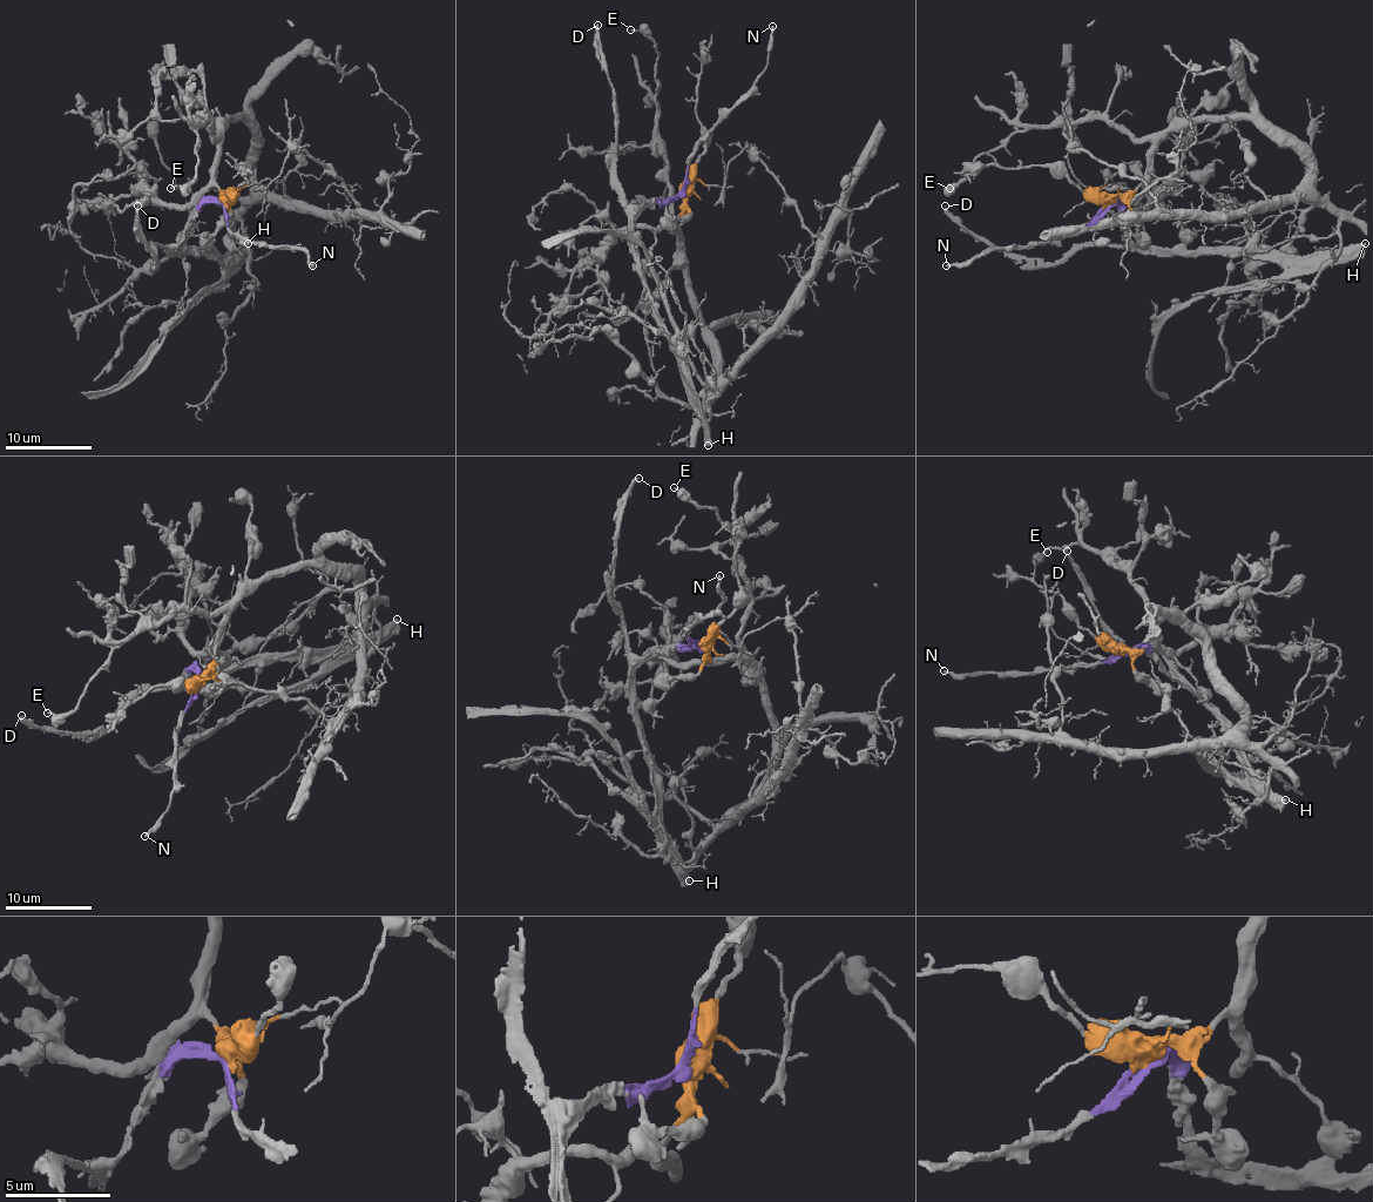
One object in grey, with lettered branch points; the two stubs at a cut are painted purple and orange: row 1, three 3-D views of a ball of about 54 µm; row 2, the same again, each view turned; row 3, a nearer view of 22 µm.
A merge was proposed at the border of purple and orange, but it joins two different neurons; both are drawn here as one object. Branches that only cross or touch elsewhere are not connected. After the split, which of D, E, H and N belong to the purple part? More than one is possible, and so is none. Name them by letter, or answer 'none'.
D, H, N

